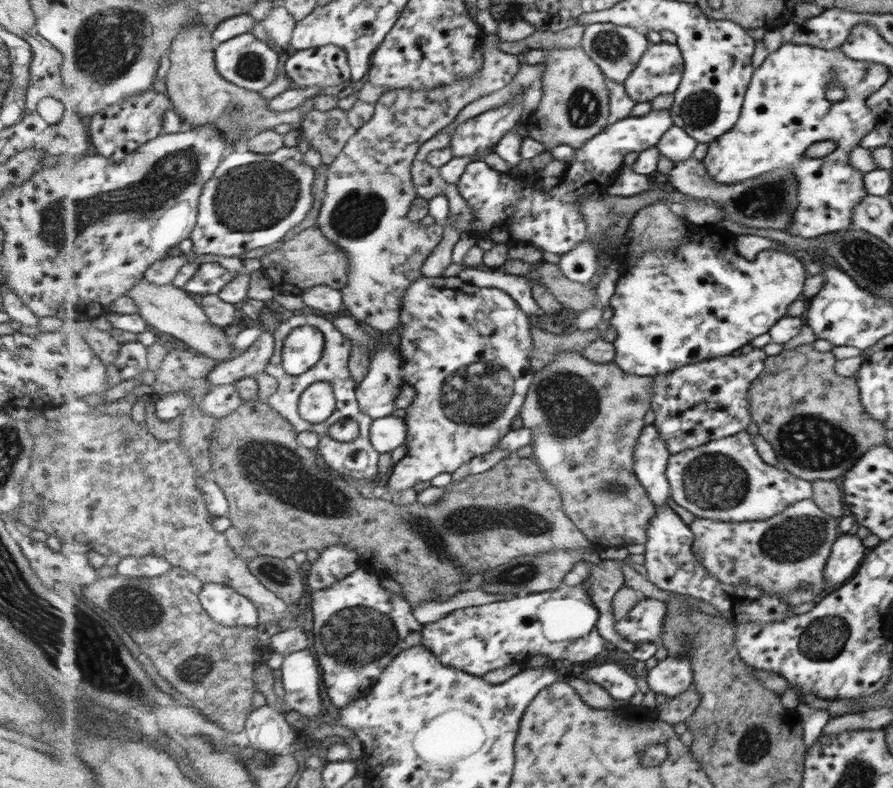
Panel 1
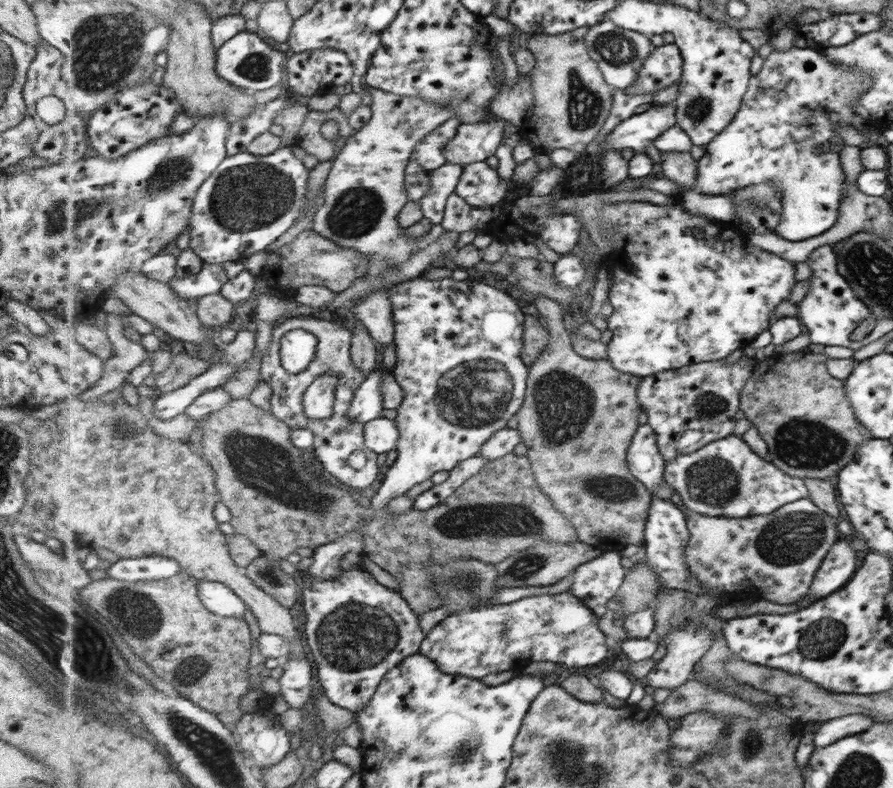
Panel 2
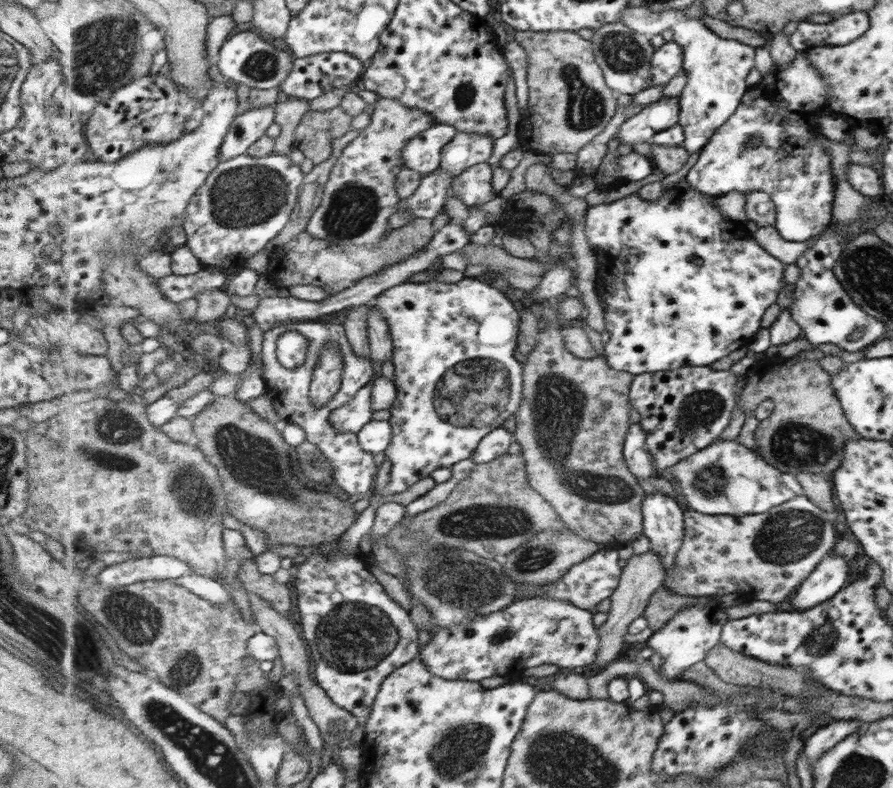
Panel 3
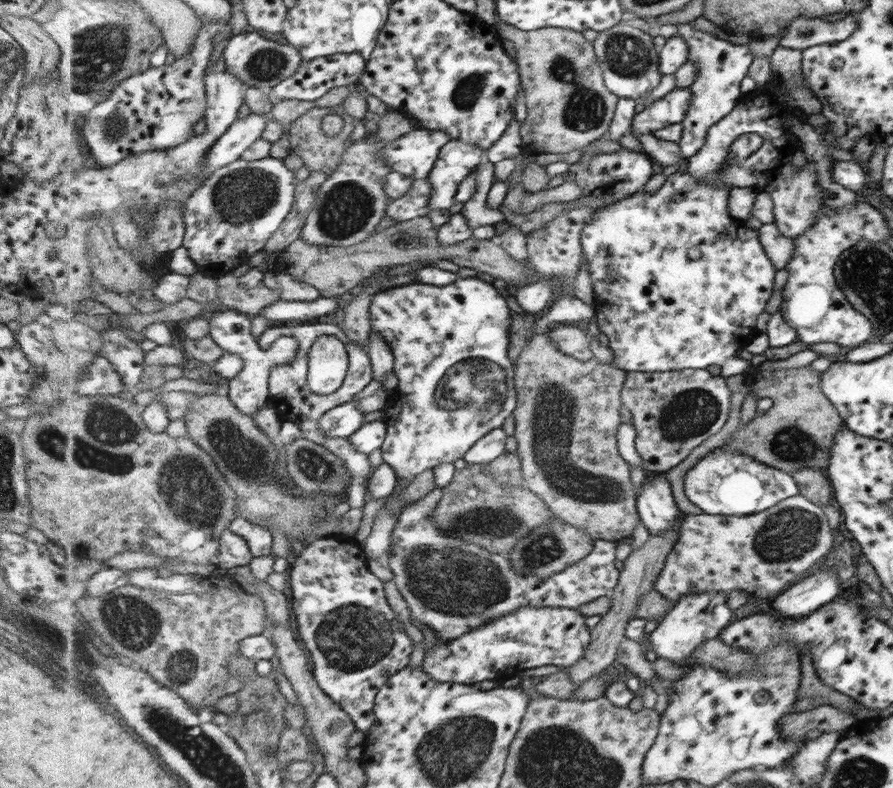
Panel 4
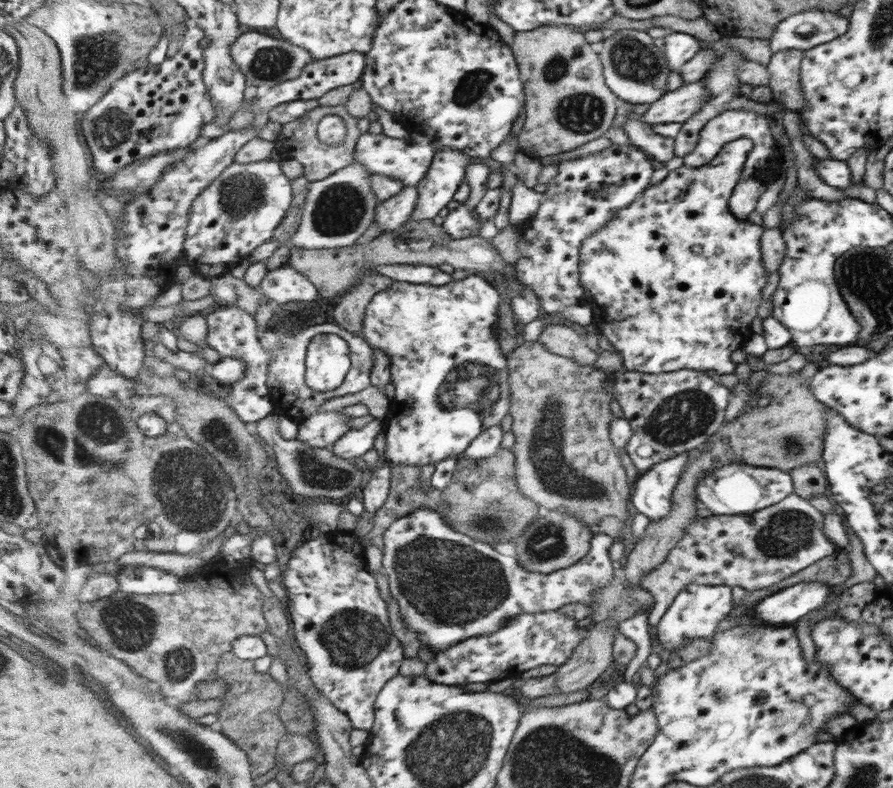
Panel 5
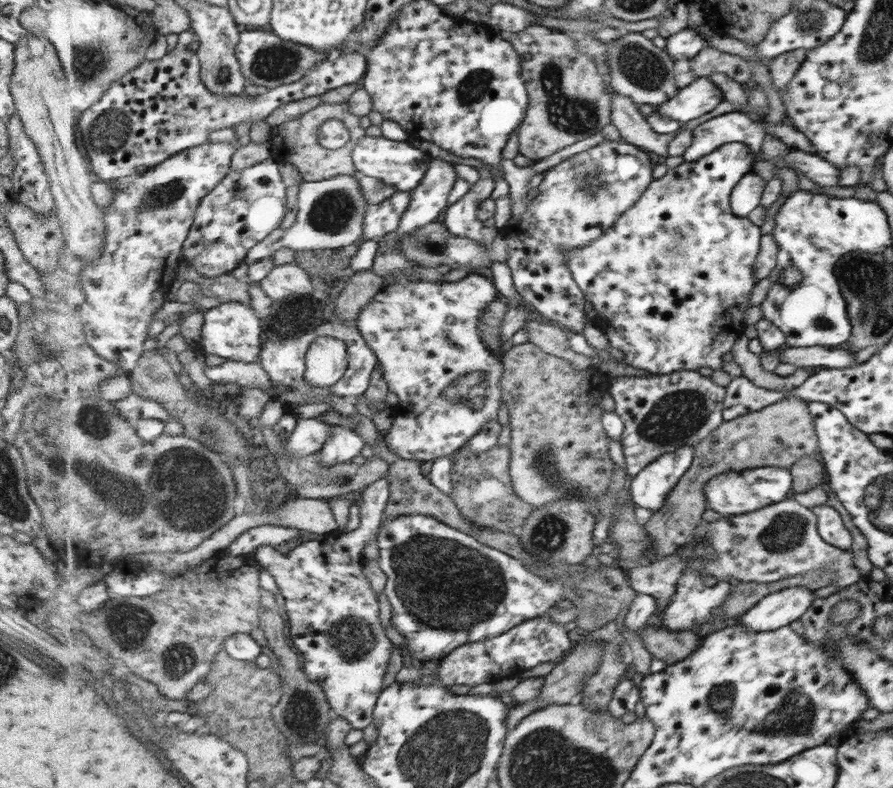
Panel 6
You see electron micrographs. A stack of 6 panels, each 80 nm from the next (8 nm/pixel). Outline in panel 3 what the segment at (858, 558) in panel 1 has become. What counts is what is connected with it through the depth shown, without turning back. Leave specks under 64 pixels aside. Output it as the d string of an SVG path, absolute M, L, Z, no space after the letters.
M835 553L824 556L816 570L797 588L795 595L780 606L791 611L803 611L815 607L843 588L848 572L848 564L844 558Z

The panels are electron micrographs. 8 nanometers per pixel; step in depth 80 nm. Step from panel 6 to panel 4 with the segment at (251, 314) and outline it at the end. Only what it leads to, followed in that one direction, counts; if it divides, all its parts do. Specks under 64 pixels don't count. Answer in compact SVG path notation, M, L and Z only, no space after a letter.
M231 309L224 312L216 312L208 315L210 321L210 335L213 340L227 353L239 354L243 357L245 366L242 372L227 381L225 392L229 394L231 401L237 406L241 413L249 417L256 417L256 414L269 406L270 396L270 372L274 366L286 365L295 360L298 351L298 342L294 336L282 336L276 340L269 350L265 350L255 340L251 332L251 320L241 311Z

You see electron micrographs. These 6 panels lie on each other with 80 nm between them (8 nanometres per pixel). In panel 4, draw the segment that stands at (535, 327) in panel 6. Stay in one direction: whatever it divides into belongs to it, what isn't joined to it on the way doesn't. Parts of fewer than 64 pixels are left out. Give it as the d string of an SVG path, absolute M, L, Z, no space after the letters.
M567 325L558 327L548 332L558 349L569 356L577 357L579 360L587 361L593 359L593 350L589 346L590 335L575 326Z

